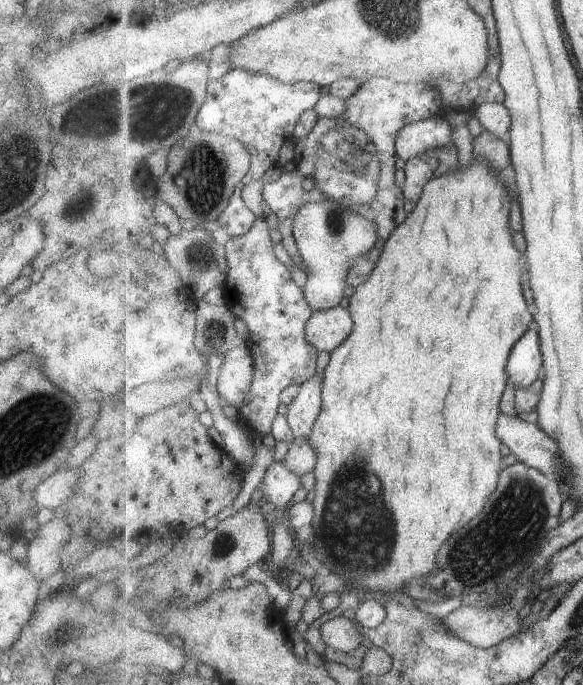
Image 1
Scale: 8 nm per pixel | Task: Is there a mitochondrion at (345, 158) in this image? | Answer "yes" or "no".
yes

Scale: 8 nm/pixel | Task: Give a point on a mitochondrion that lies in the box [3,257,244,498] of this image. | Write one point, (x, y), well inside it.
(216, 326)

